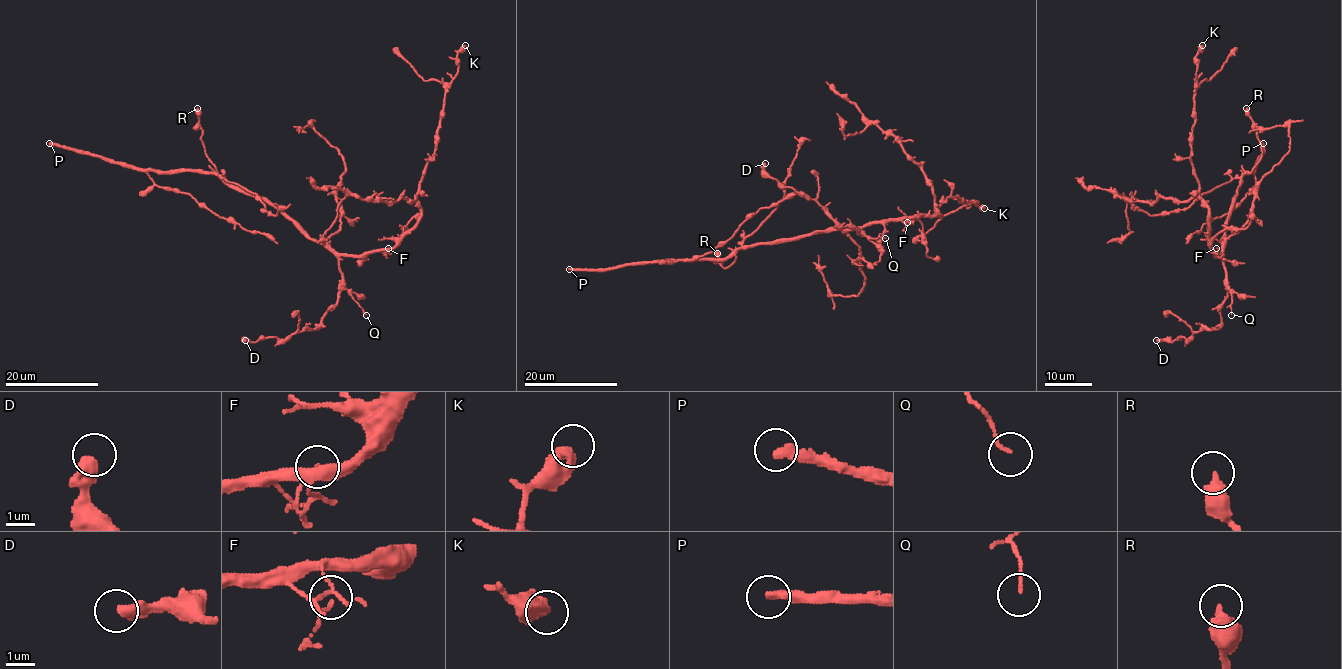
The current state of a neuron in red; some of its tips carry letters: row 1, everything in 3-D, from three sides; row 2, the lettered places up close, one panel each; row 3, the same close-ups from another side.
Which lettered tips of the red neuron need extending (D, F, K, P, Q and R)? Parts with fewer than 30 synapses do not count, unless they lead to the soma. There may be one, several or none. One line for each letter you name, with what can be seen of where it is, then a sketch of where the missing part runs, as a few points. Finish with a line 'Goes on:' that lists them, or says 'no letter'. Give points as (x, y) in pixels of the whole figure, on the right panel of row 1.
P: at (1263, 143)
Goes on: P

